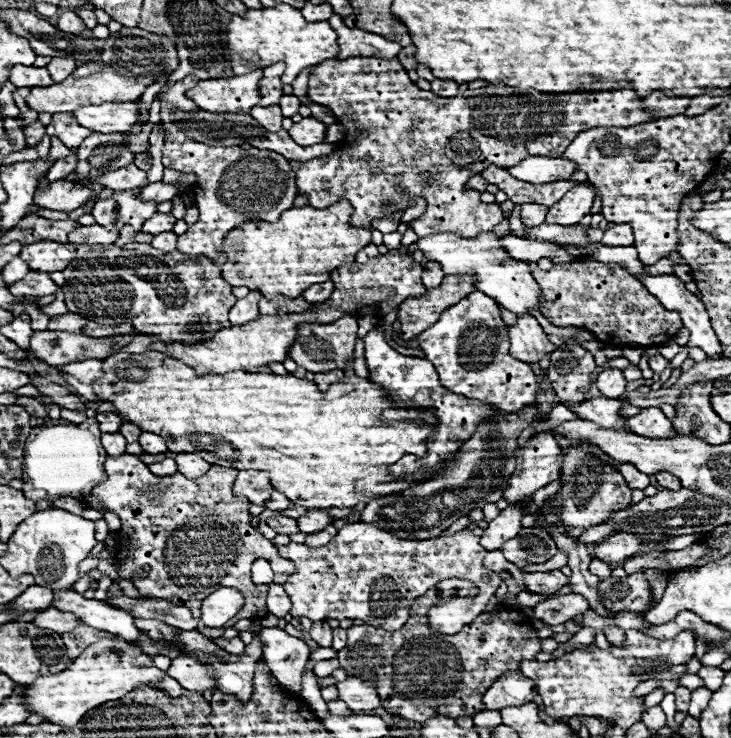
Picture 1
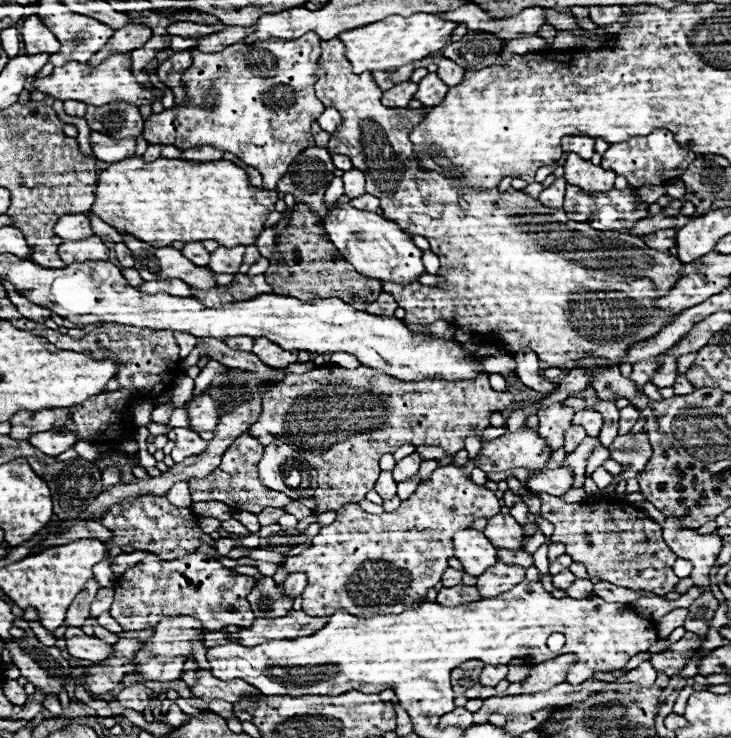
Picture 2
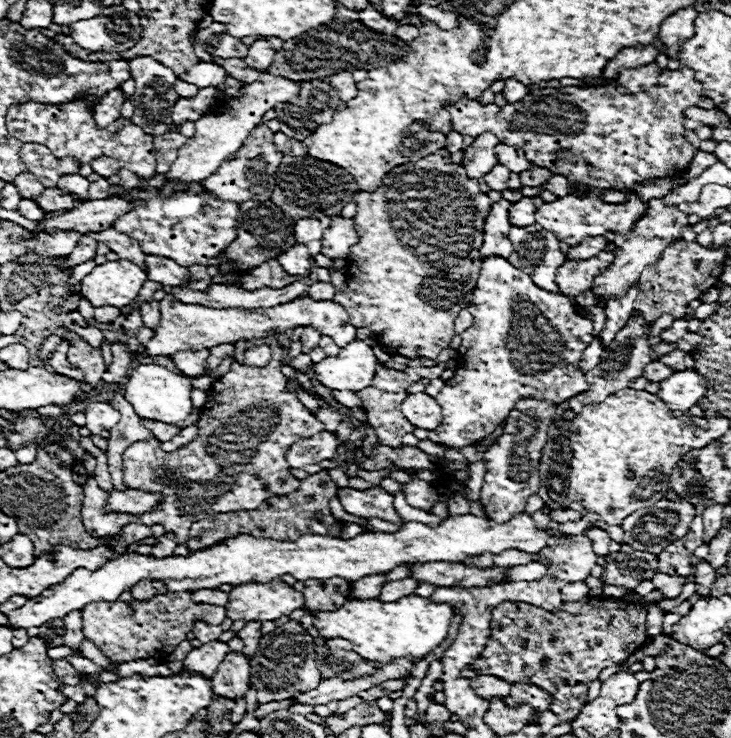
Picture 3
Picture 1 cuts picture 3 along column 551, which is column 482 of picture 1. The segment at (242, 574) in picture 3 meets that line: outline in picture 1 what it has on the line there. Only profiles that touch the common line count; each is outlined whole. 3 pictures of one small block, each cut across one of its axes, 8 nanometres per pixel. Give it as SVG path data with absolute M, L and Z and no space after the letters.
M510 504L504 508L492 522L488 522L488 528L484 530L480 544L486 550L498 550L502 544L510 538L516 538L520 532L520 520L522 520L522 510L516 504Z

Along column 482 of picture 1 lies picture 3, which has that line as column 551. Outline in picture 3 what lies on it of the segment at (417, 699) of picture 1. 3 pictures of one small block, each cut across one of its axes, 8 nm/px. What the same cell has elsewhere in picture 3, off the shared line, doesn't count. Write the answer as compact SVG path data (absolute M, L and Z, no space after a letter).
M594 598L586 602L568 602L562 606L558 614L542 610L538 606L530 606L526 602L504 602L492 614L492 636L486 644L486 650L474 660L468 668L478 674L498 674L498 678L506 678L506 682L530 682L546 692L554 694L554 702L550 710L558 716L560 722L574 720L582 706L588 702L588 686L598 674L612 666L624 662L630 654L640 650L648 638L646 634L646 608L642 604L618 602L612 598Z

